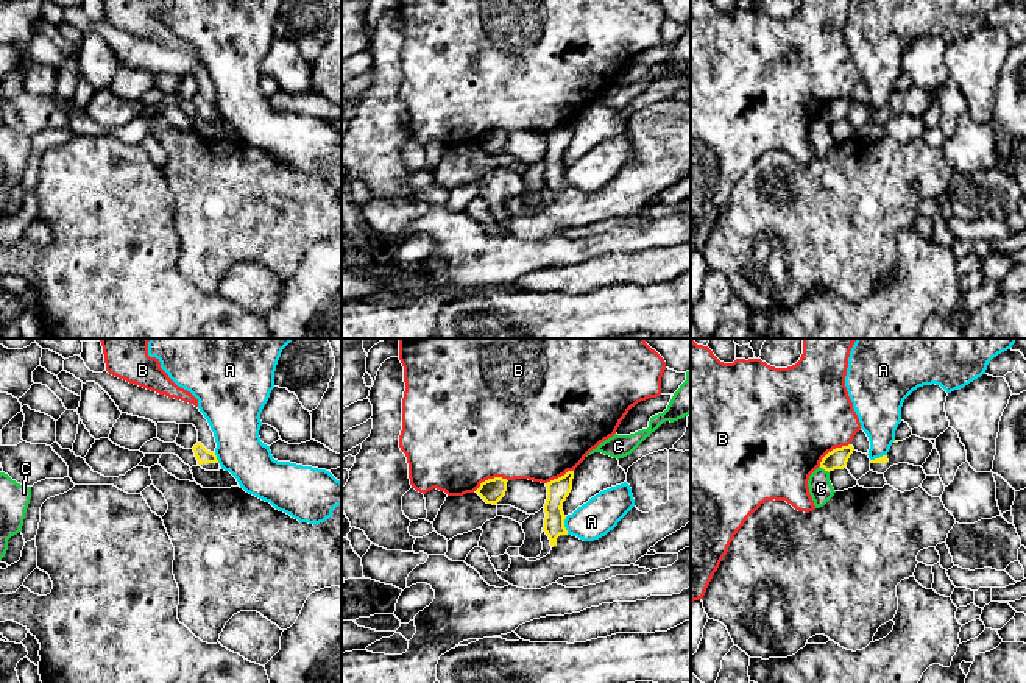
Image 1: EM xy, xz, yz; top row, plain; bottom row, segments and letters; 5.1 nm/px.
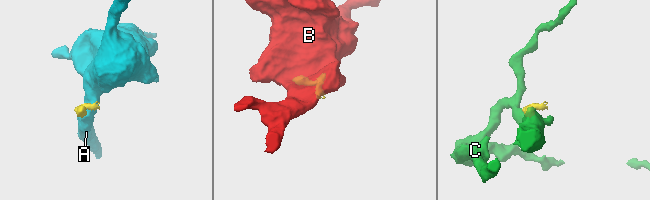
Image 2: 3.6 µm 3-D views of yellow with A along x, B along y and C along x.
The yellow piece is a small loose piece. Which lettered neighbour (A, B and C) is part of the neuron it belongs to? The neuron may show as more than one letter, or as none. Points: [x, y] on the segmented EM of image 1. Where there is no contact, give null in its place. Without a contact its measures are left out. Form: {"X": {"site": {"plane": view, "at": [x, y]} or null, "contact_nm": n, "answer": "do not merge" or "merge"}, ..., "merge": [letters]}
{"A": {"site": {"plane": "xz", "at": [563, 526]}, "contact_nm": 100, "answer": "do not merge"}, "B": {"site": {"plane": "yz", "at": [833, 449]}, "contact_nm": 200, "answer": "do not merge"}, "C": {"site": {"plane": "yz", "at": [824, 468]}, "contact_nm": 70, "answer": "do not merge"}, "merge": []}

